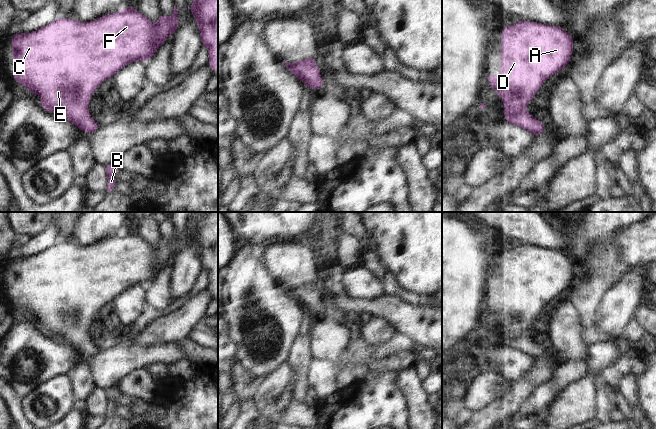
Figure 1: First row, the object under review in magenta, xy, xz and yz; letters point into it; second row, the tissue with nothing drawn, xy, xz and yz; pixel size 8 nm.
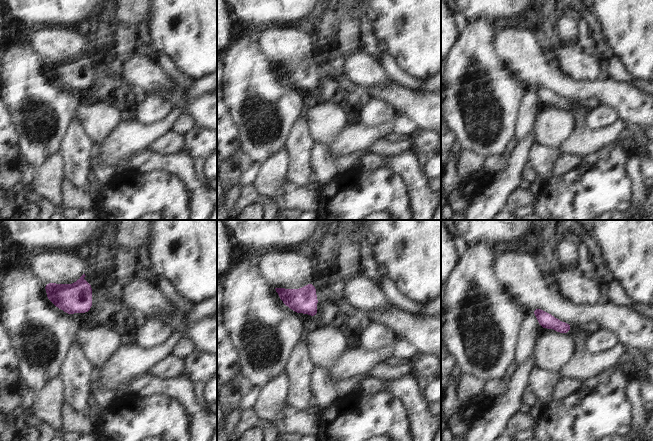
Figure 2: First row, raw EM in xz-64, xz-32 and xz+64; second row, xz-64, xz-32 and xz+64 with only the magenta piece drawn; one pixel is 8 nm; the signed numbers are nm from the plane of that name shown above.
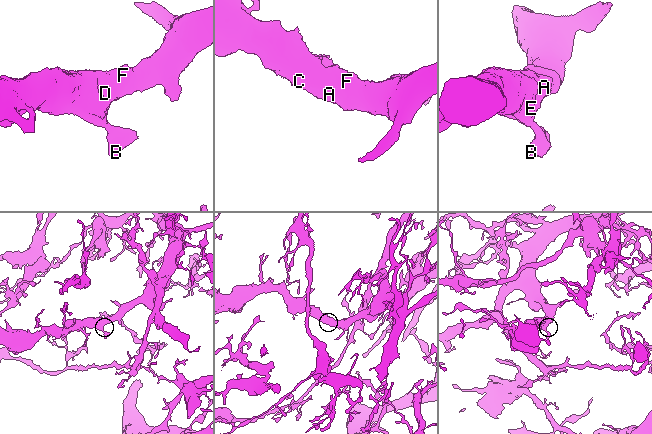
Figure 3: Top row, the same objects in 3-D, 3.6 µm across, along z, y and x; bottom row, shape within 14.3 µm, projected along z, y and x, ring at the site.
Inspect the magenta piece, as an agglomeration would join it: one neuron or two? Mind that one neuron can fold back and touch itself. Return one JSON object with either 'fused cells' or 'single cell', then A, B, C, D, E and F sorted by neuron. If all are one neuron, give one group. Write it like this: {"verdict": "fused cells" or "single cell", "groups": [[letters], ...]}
{"verdict": "single cell", "groups": [["A", "B", "C", "D", "E", "F"]]}

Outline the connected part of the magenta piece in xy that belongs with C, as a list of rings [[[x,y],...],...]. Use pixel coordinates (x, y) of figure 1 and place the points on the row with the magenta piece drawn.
[[[131,5],[124,8],[122,11],[118,11],[116,13],[109,13],[102,17],[98,17],[94,21],[89,21],[87,23],[79,22],[78,20],[74,19],[65,19],[63,17],[57,17],[53,22],[49,23],[48,25],[34,31],[31,33],[18,33],[16,35],[11,36],[12,40],[12,51],[13,51],[13,78],[15,81],[20,83],[21,85],[25,86],[31,93],[37,94],[41,97],[41,107],[50,112],[57,114],[59,116],[64,117],[65,119],[69,120],[73,125],[77,126],[80,131],[85,131],[87,133],[93,134],[97,131],[101,126],[96,123],[92,116],[88,111],[88,105],[90,99],[95,91],[95,89],[105,80],[113,77],[117,72],[119,72],[123,67],[131,64],[135,61],[144,61],[146,62],[150,59],[158,48],[166,41],[167,37],[170,34],[175,34],[175,31],[179,25],[179,20],[177,18],[178,8],[174,6],[174,11],[171,17],[160,15],[158,18],[158,24],[155,25],[153,21],[151,21],[148,17],[142,15],[136,9],[134,9]]]

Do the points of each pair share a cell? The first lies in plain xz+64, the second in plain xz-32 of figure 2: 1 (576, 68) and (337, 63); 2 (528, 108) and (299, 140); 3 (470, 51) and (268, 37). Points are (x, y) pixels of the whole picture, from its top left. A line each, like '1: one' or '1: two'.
1: two
2: one
3: two

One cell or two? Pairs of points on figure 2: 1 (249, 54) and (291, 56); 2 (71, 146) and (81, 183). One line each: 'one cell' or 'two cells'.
1: two cells
2: one cell

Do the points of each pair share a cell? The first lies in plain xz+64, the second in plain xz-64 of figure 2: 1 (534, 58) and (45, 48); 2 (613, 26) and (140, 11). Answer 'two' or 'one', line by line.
1: one
2: two

